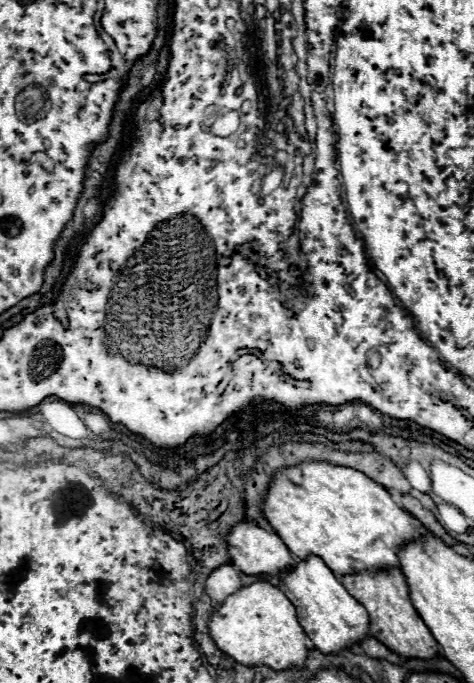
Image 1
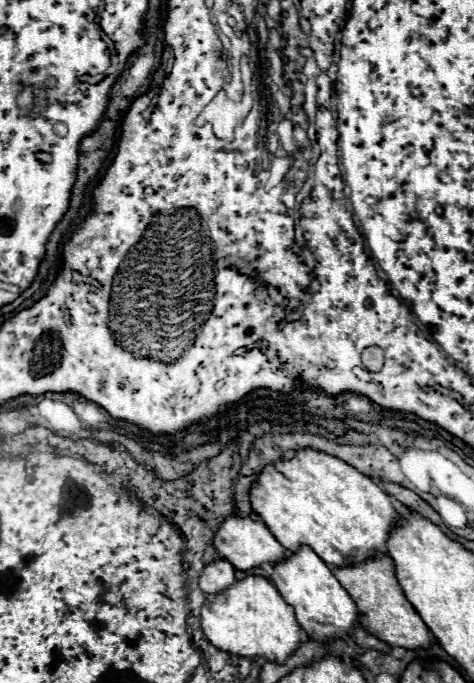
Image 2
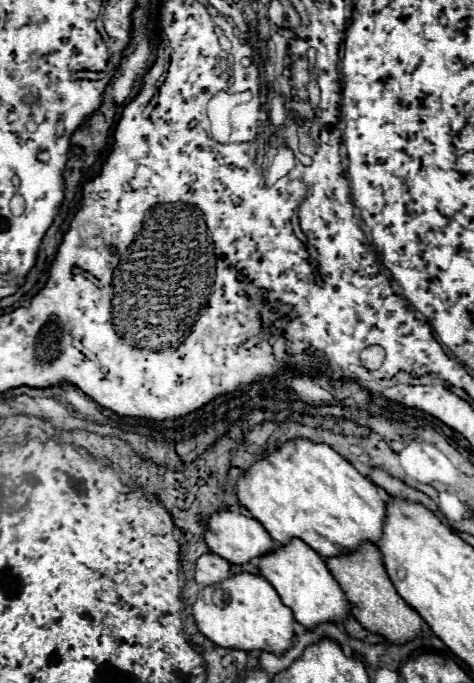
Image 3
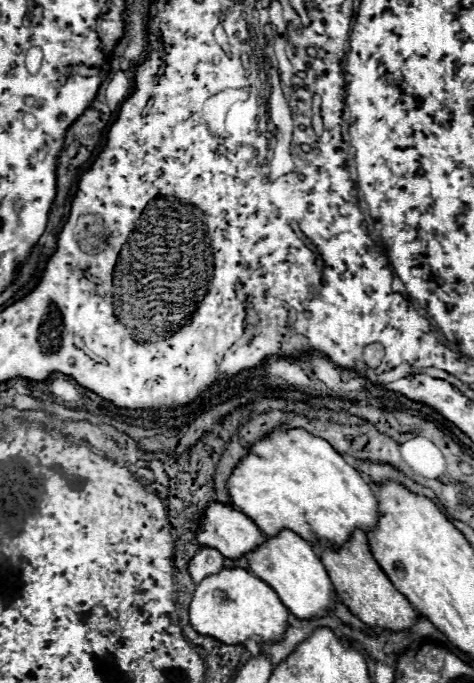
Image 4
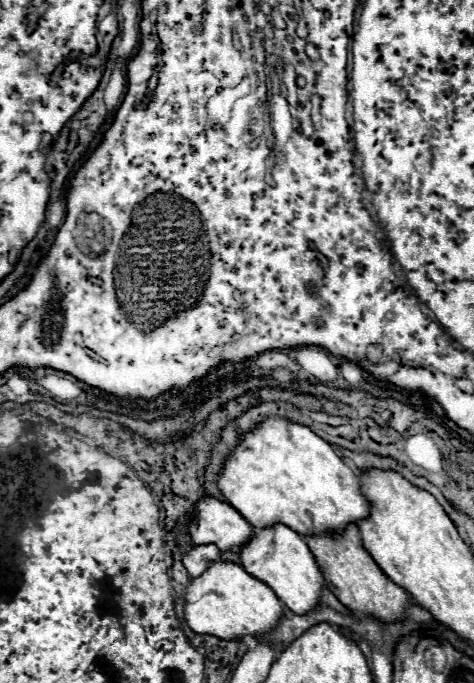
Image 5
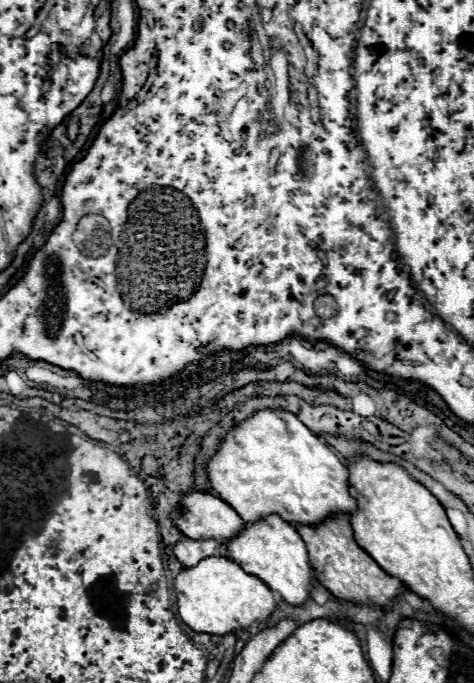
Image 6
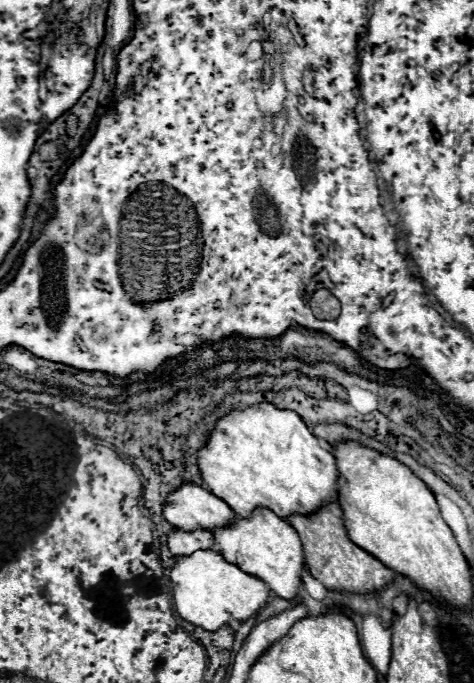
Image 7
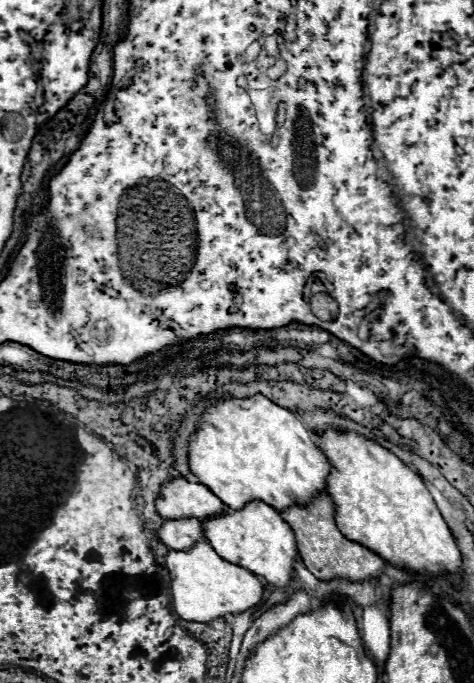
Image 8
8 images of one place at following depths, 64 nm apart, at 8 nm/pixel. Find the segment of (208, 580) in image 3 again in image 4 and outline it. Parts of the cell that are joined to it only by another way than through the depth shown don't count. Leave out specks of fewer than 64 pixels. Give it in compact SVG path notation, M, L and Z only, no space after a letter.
M204 548L190 560L190 576L196 584L200 584L200 580L208 576L214 576L222 568L224 568L224 556L214 548Z

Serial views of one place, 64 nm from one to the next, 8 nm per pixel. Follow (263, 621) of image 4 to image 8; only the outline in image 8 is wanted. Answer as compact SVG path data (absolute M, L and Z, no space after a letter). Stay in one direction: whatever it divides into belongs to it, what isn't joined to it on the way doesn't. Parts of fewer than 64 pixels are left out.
M198 542L192 550L168 552L166 566L172 578L172 604L180 618L208 624L226 614L242 614L262 602L264 584L246 568L222 560L206 542Z

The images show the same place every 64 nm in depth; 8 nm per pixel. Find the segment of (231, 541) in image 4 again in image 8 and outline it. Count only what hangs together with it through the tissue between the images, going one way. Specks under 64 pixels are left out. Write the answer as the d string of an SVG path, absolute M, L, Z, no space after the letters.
M186 478L166 482L156 500L156 508L158 514L168 520L206 520L226 512L226 504L218 496L214 496L204 484L196 484Z

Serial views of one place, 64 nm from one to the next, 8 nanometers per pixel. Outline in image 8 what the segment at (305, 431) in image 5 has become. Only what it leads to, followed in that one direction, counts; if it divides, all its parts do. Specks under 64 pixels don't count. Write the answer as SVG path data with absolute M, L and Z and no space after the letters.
M260 394L246 400L212 400L204 410L198 422L198 430L190 442L188 462L194 476L198 476L200 482L208 486L232 510L242 510L252 500L260 500L280 512L296 504L304 506L326 490L330 476L328 458L314 444L310 432L302 426L302 422L290 410L280 408Z

